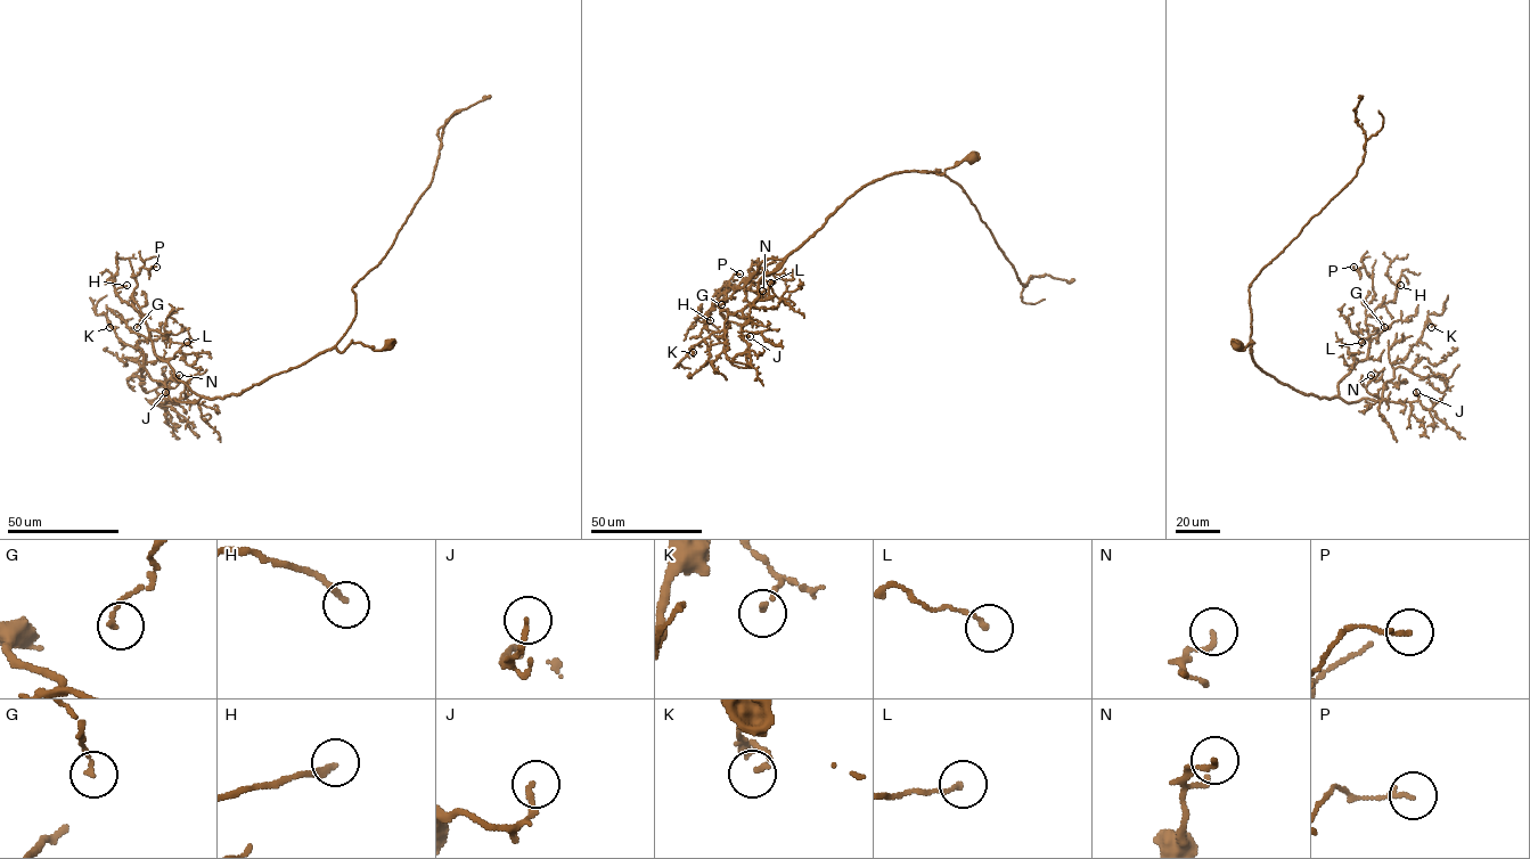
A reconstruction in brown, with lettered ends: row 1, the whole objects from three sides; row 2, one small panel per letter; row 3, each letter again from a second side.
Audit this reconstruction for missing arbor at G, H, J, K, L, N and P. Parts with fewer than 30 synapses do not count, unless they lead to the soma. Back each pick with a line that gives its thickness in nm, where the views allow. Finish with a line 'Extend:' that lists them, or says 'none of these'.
Extend: none of these

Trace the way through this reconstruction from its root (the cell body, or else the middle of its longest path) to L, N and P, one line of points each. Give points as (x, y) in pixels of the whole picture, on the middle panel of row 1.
L: (972, 157), (943, 173), (896, 172), (865, 185), (798, 247), (763, 261), (734, 289), (749, 278), (770, 283)
N: (972, 157), (943, 173), (896, 172), (861, 186), (778, 269), (761, 279), (758, 297), (749, 304), (762, 291)
P: (972, 157), (943, 173), (865, 185), (791, 253), (717, 295), (739, 273)

